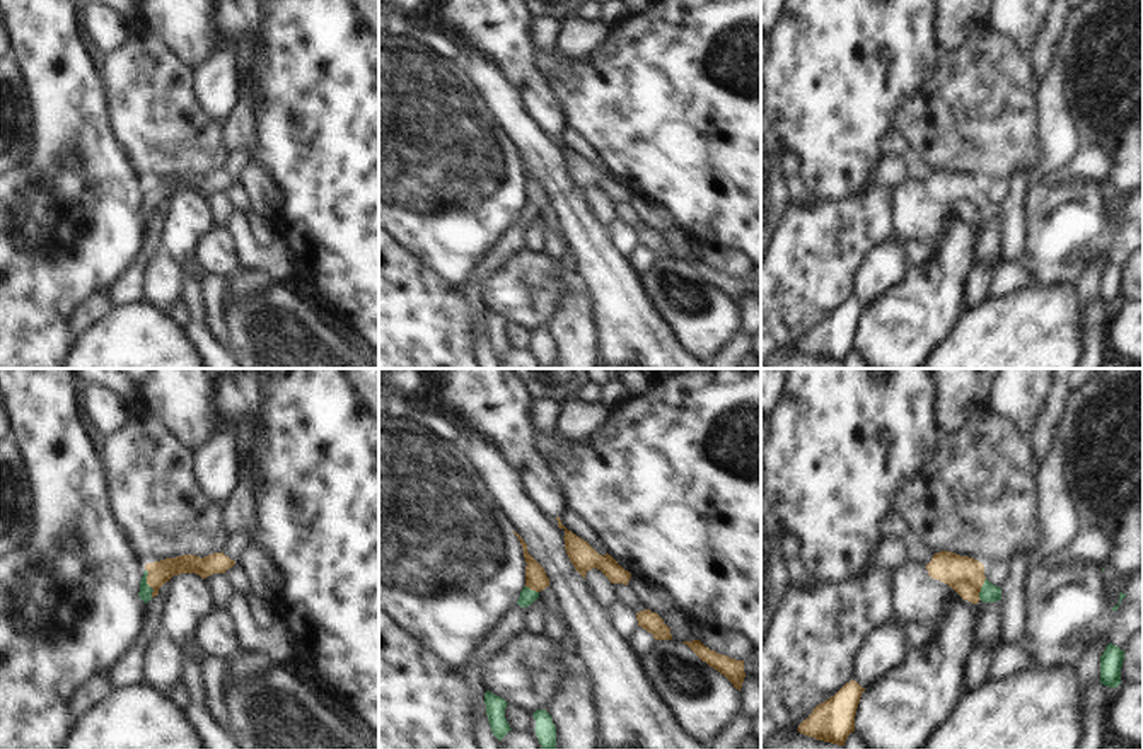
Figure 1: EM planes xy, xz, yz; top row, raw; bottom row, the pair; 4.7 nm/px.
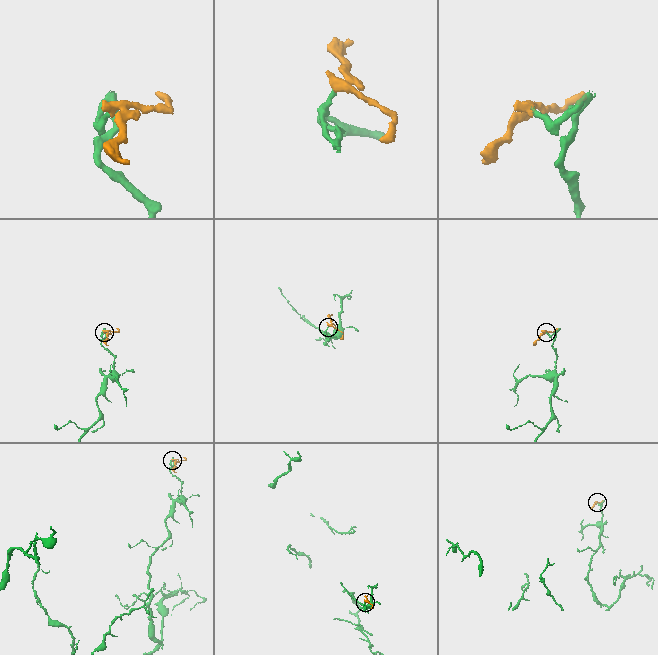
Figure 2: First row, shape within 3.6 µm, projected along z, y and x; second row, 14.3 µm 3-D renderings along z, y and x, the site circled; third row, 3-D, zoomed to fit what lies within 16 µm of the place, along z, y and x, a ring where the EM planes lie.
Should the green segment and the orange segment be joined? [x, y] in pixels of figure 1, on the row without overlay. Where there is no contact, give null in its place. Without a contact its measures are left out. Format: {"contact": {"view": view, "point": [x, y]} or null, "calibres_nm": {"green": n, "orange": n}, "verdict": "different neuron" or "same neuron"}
{"contact": {"view": "xy", "point": [145, 200]}, "calibres_nm": {"green": 60, "orange": 110}, "verdict": "same neuron"}

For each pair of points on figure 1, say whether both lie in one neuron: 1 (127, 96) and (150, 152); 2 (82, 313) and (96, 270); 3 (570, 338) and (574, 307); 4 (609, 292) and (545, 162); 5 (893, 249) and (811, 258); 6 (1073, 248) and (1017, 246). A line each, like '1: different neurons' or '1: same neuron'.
1: same neuron
2: different neurons
3: same neuron
4: same neuron
5: different neurons
6: different neurons

